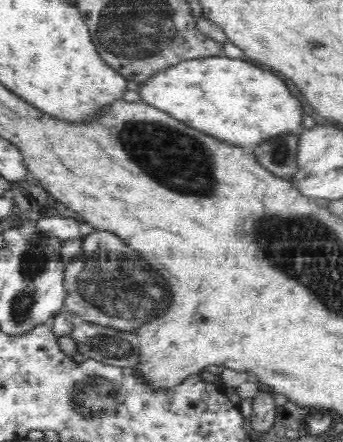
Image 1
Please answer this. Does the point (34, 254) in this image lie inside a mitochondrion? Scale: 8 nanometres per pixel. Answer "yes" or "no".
yes

